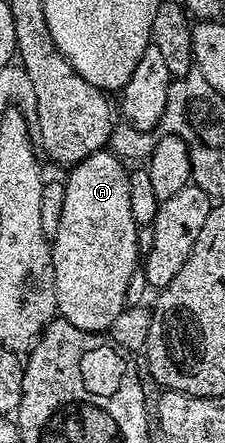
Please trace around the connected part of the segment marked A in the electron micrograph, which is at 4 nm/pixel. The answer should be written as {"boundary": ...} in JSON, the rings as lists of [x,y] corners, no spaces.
{"boundary":[[[112,150],[97,151],[94,155],[88,155],[82,163],[77,163],[68,172],[69,179],[64,180],[65,196],[63,197],[63,221],[59,225],[56,235],[52,236],[51,246],[53,248],[53,272],[55,273],[55,293],[57,294],[57,315],[65,319],[71,325],[75,325],[75,329],[83,329],[84,331],[96,331],[105,333],[110,330],[115,321],[115,317],[119,317],[121,311],[126,310],[127,302],[125,298],[129,295],[129,282],[133,279],[133,274],[139,271],[139,255],[137,259],[137,231],[139,225],[135,221],[135,217],[131,213],[131,193],[129,192],[129,171],[126,164],[120,158],[116,159],[112,155]]]}

